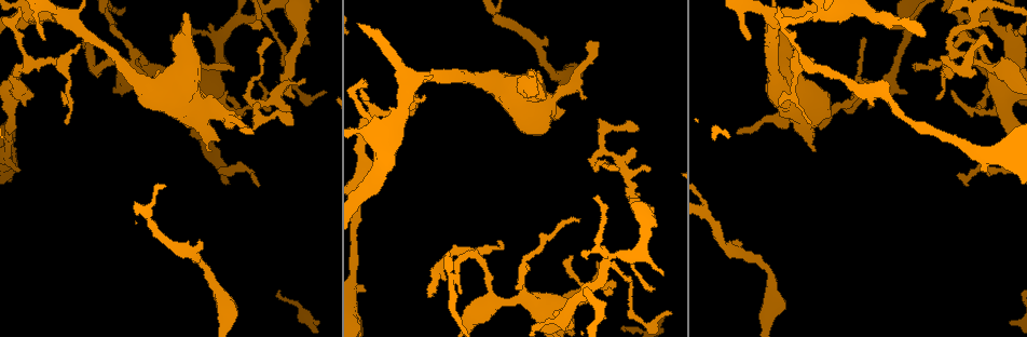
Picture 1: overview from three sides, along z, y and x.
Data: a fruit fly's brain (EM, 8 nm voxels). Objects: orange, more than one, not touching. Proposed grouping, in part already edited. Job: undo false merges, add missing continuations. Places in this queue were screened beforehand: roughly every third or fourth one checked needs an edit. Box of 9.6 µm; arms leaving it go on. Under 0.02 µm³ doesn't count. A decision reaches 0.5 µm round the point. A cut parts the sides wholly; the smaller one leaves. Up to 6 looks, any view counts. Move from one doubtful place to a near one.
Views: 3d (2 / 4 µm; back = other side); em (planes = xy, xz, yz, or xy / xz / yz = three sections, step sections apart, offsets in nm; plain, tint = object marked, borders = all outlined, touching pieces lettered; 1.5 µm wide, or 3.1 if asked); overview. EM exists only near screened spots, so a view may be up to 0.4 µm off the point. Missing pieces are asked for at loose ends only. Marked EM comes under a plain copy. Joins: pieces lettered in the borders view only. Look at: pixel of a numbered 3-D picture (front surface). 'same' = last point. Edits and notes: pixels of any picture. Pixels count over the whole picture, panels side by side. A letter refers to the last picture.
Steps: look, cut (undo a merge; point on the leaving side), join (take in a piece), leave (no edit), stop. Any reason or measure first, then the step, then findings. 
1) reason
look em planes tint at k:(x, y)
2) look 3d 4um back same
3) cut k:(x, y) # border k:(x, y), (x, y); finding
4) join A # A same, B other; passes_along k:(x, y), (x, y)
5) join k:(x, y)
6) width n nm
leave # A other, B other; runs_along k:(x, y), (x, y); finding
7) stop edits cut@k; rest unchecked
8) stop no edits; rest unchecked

look 3d 4um at 1:(148, 215)

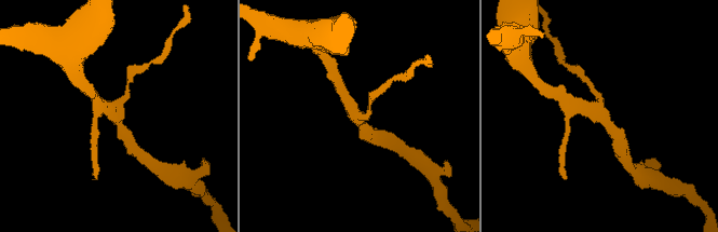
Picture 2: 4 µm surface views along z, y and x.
shape alone is not enough
look em yz step 8 tint at 2:(603, 115)

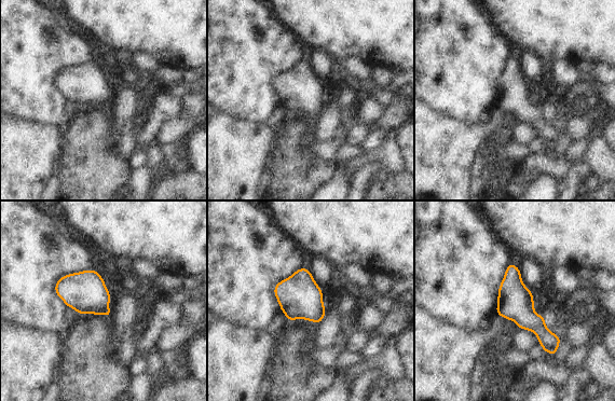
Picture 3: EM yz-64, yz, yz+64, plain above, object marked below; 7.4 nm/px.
look em planes borders same

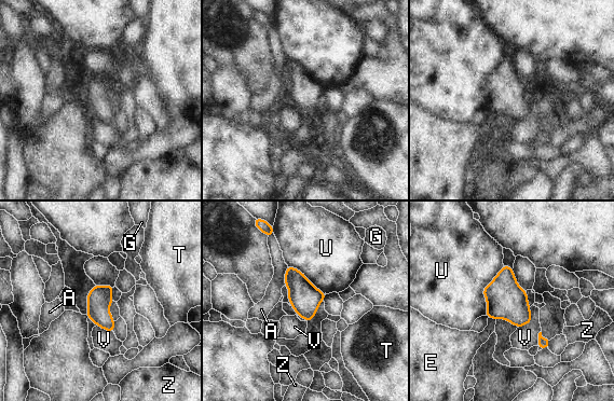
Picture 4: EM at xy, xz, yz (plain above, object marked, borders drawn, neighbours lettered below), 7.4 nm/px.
leave # A other, E other, G other, T other, U other, V other, Z other; border 4:(531, 306), (531, 319), (518, 328); continuous, no second neuron

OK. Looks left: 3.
sharp bend
look em planes tint at 1:(241, 111)

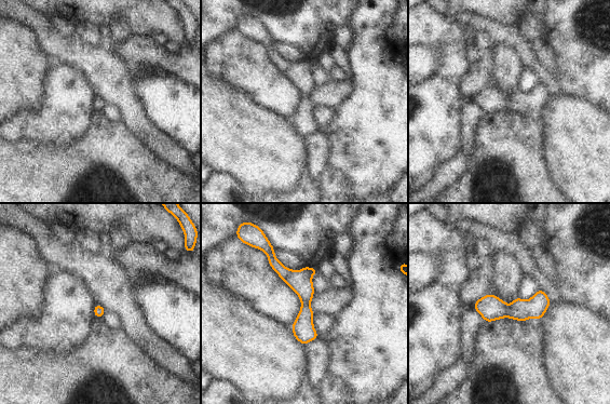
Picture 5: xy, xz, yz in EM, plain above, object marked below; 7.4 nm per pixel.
look em planes borders same

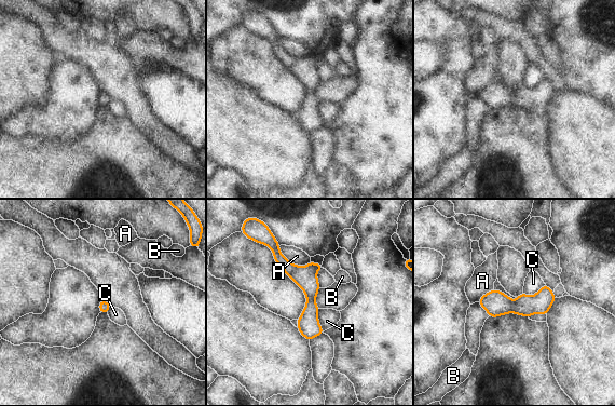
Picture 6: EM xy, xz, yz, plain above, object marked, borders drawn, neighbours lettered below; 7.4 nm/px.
leave # A other, B other, C other; continuous, no second neuron

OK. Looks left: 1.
stop no edits; rest unchecked

